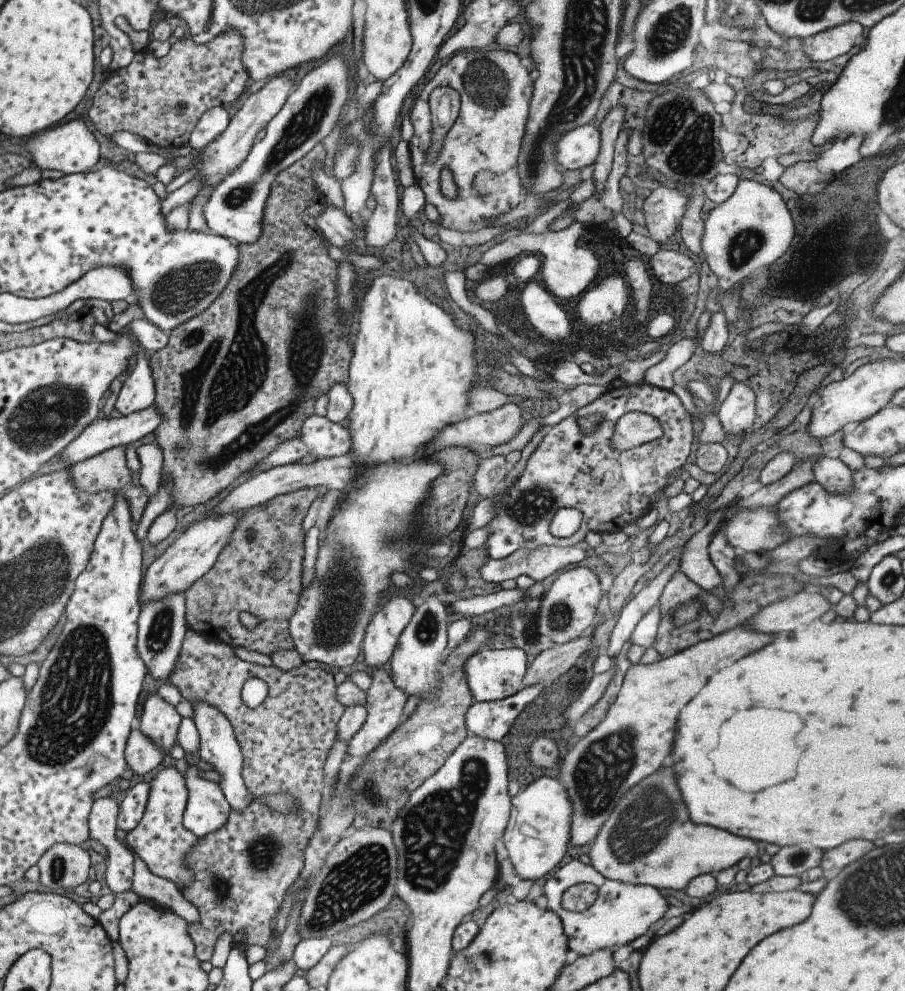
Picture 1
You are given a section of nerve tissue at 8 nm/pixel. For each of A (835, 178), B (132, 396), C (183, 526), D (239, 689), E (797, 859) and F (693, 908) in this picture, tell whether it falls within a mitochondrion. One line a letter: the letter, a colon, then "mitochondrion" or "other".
A: other
B: other
C: other
D: other
E: mitochondrion
F: other

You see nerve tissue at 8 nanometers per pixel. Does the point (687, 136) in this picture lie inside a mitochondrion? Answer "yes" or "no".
yes

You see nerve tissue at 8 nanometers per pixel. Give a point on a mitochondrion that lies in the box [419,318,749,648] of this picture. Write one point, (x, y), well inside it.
(530, 506)

